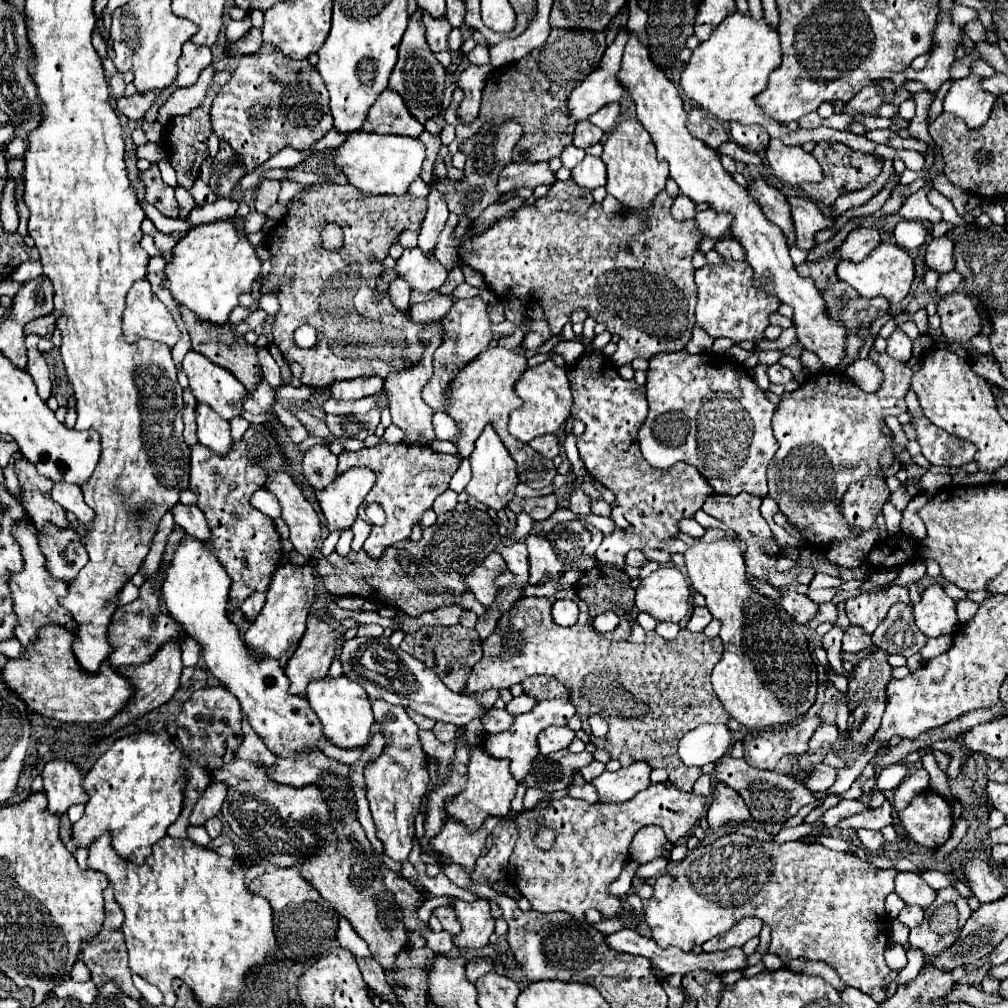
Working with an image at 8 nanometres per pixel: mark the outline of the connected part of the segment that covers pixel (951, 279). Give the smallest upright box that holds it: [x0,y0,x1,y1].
[935,270,961,296]

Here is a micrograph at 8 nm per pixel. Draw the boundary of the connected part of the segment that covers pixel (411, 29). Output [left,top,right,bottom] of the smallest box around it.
[389,8,445,122]

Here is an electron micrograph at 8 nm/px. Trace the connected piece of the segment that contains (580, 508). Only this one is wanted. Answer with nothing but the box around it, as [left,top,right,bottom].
[570,484,591,515]

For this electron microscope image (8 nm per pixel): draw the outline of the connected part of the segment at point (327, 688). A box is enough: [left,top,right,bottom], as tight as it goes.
[307,676,373,748]

